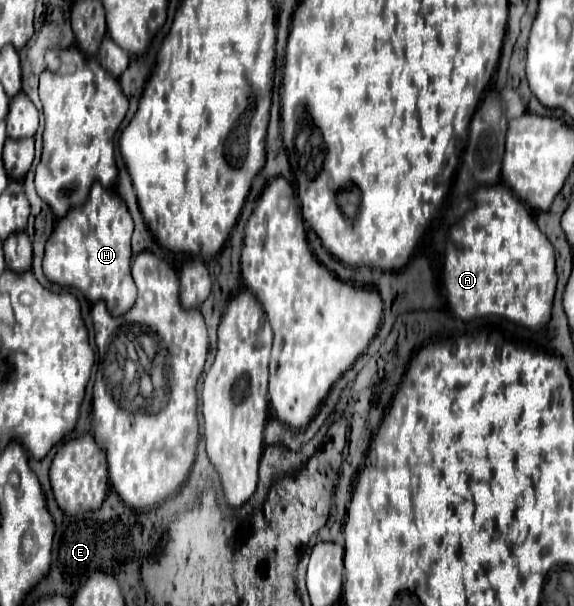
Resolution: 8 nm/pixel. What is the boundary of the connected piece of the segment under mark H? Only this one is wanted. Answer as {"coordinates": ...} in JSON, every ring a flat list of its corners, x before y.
{"coordinates":[[94,185,90,201,82,209,74,209,66,221,58,221,54,233,46,241,44,275,60,287,76,287,90,301,104,301,112,317,122,317,132,309,138,295,130,277,132,263,132,217,126,203,112,191]]}

